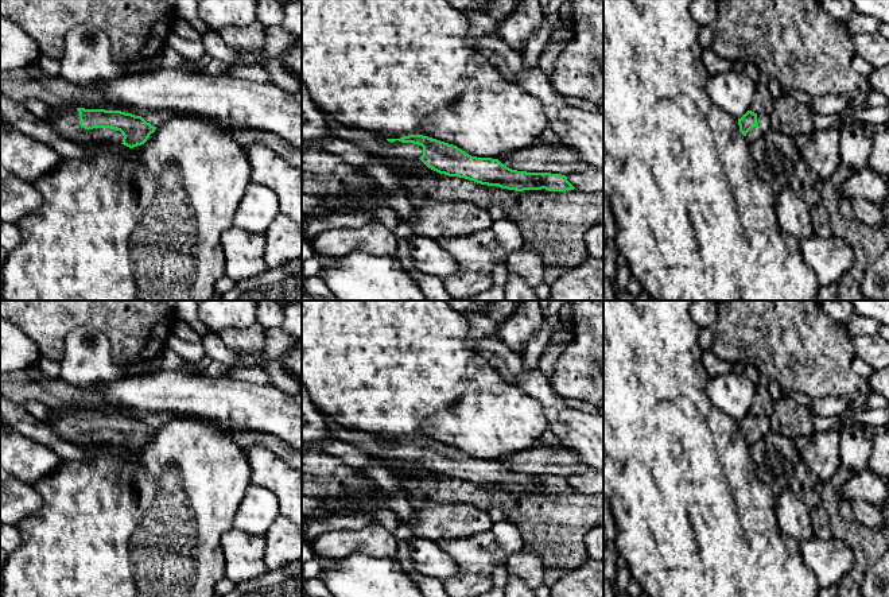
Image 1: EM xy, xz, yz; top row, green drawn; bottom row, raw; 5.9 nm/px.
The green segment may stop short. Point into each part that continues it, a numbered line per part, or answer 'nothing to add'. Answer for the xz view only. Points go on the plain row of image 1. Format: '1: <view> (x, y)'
1: xz (377, 448)

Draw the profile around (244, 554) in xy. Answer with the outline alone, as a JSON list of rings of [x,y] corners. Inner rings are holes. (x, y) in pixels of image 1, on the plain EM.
[[[236,528],[221,539],[225,558],[225,577],[238,584],[261,577],[268,567],[264,561],[267,539],[264,535],[249,535]]]

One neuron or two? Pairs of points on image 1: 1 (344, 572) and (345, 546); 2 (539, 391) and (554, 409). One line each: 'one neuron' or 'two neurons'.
1: two neurons
2: one neuron

